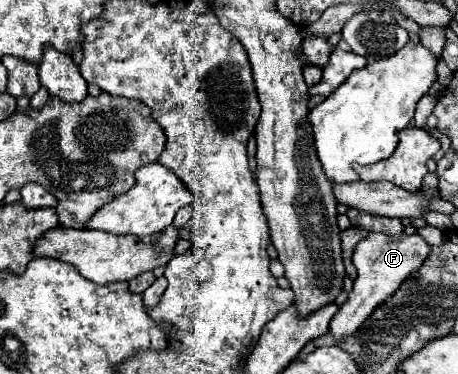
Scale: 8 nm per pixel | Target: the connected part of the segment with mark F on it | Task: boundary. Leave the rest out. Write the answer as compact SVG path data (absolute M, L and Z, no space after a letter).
M369 234L367 240L357 244L353 254L353 264L357 268L357 280L353 284L353 290L349 294L349 300L339 308L335 318L329 324L329 332L335 338L335 342L343 342L349 336L355 336L363 322L375 312L379 304L383 304L397 288L399 284L417 268L423 264L423 260L431 254L431 246L425 244L425 240L419 234L413 236L381 236L381 234Z

